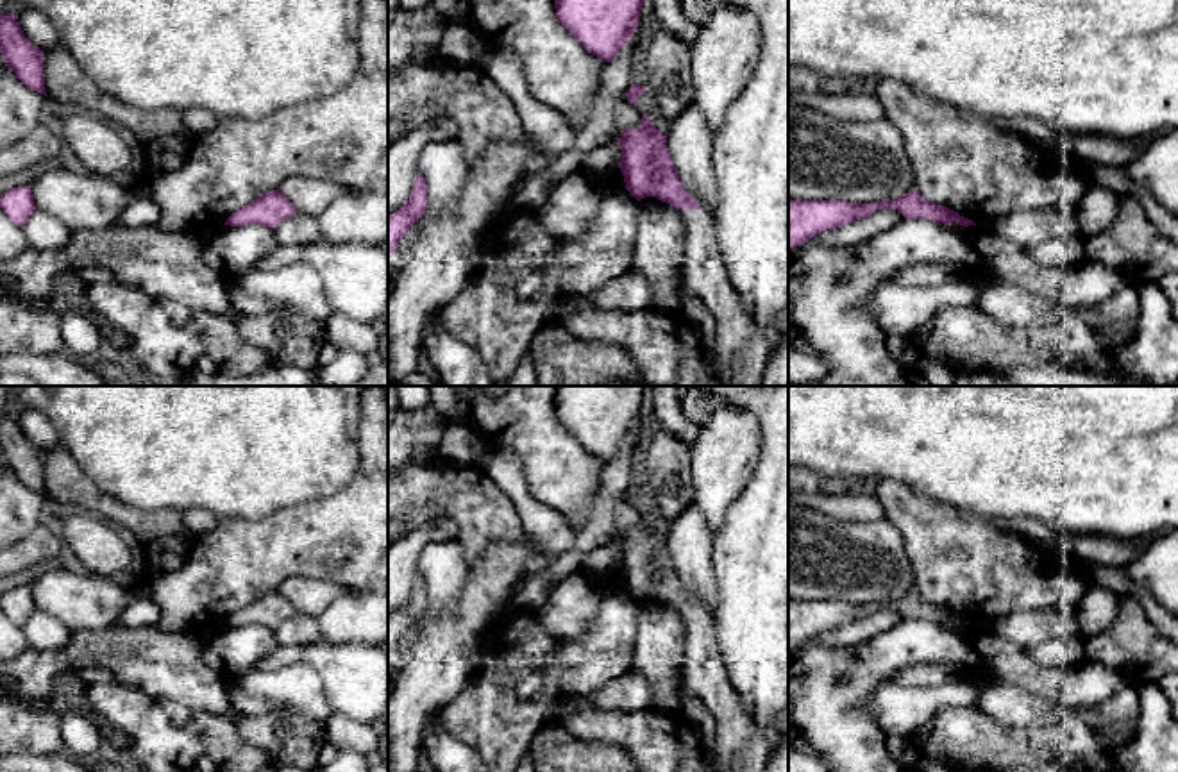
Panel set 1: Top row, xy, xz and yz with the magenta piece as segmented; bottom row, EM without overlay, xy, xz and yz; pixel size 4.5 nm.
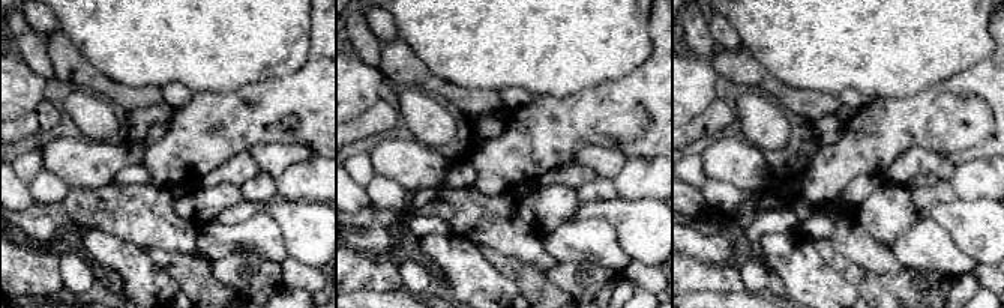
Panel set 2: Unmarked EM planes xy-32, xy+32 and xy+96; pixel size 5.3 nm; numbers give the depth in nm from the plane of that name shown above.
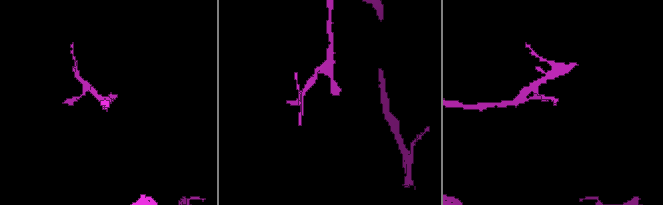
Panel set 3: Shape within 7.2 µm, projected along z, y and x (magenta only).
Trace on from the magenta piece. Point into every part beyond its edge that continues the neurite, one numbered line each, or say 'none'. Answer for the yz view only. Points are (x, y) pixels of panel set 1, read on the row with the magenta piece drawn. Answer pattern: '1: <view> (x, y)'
none

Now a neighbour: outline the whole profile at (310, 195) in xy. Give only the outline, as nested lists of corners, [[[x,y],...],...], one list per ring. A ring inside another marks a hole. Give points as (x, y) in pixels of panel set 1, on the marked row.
[[[288,177],[277,189],[295,206],[297,213],[313,218],[318,218],[334,198],[352,191],[315,177]]]

